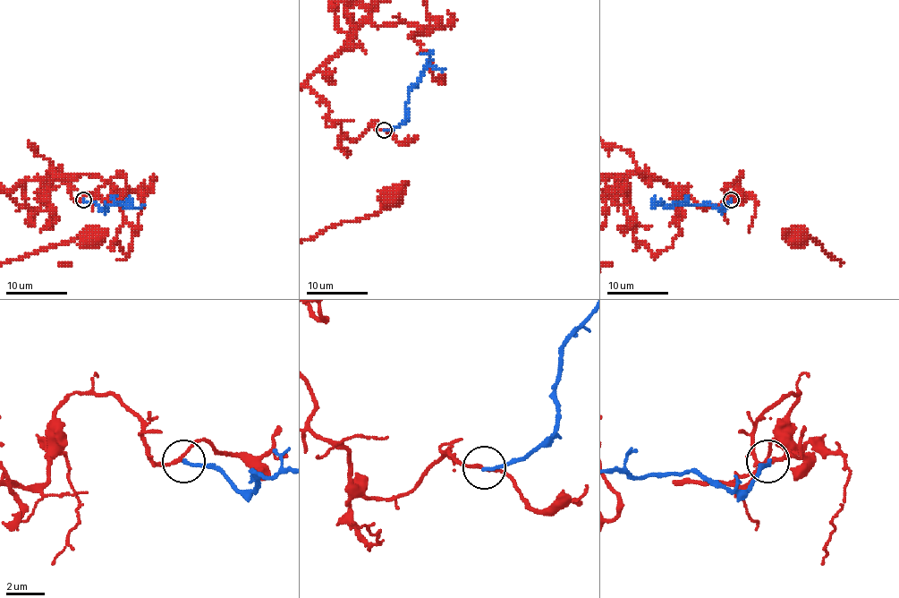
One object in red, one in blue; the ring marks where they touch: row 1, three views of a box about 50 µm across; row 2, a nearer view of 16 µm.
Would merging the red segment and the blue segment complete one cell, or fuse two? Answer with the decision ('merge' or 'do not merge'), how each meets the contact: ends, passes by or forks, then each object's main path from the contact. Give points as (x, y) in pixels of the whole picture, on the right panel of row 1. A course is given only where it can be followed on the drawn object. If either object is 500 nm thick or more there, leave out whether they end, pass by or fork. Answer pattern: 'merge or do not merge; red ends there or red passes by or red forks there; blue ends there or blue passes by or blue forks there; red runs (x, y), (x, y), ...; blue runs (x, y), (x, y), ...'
do not merge; red passes by; blue ends there; blue runs (732, 200), (719, 209), (708, 204), (676, 202), (665, 207), (671, 207), (671, 204)

